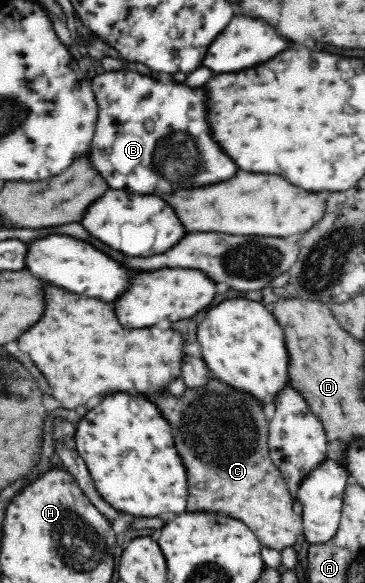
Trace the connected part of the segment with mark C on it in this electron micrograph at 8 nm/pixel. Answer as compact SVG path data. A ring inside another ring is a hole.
M217 378L208 379L200 389L187 389L182 399L172 399L164 395L156 399L156 406L166 415L168 423L174 429L176 447L184 457L188 467L188 511L190 513L220 513L226 517L242 520L256 535L262 548L275 549L282 553L284 549L294 548L298 536L303 534L301 515L292 510L292 495L280 470L272 463L269 456L267 439L269 438L269 421L259 401L233 387L222 383Z

